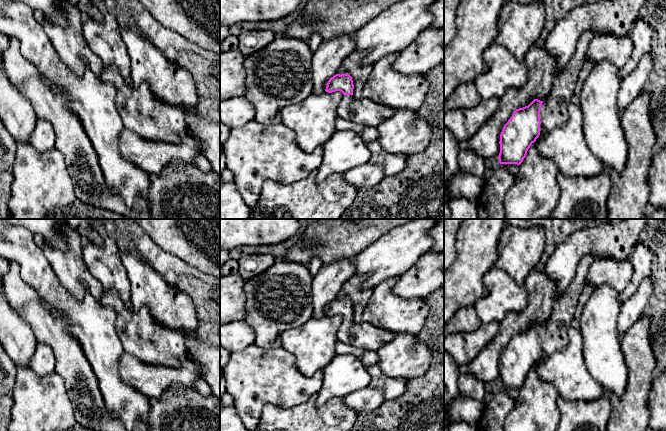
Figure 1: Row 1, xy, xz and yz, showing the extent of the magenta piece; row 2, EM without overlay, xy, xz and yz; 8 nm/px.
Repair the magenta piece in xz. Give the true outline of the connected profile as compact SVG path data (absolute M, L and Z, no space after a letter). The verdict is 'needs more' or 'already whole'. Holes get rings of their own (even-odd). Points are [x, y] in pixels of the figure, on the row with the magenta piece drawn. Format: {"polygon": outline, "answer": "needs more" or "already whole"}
{"polygon": "M347 73L336 74L329 79L325 91L328 93L341 91L343 93L343 98L337 109L338 117L365 127L378 126L395 114L396 110L370 99L355 98L353 89L352 77Z", "answer": "needs more"}

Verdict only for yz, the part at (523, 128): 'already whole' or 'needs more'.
needs more

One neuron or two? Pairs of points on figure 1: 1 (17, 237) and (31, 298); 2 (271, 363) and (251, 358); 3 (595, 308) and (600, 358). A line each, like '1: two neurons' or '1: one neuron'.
1: two neurons
2: one neuron
3: one neuron

